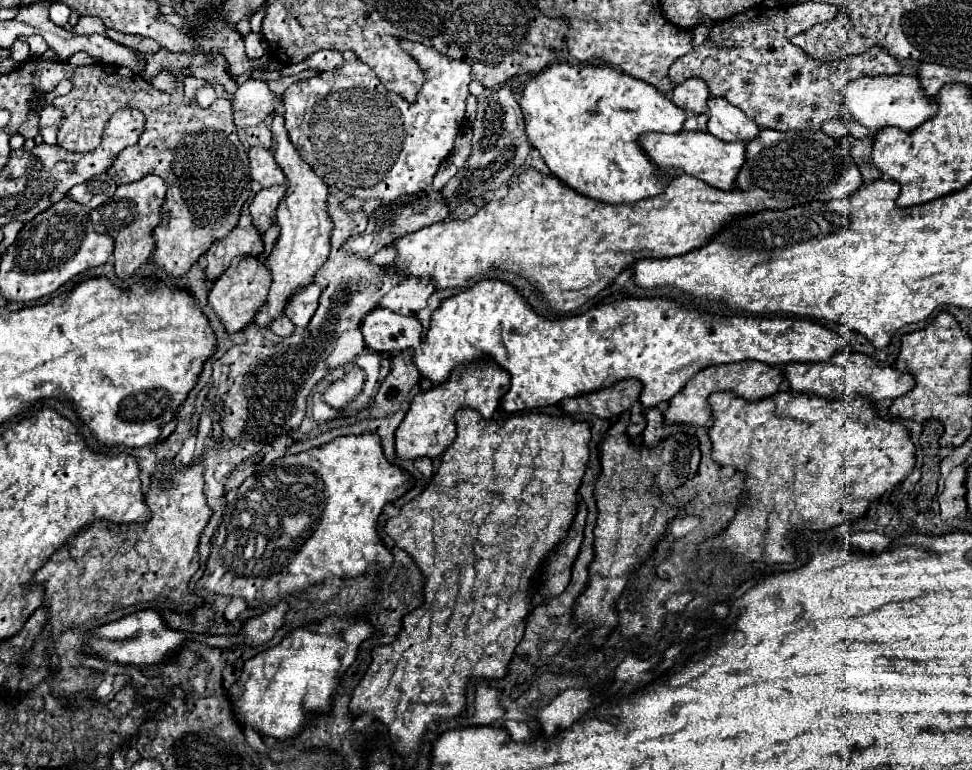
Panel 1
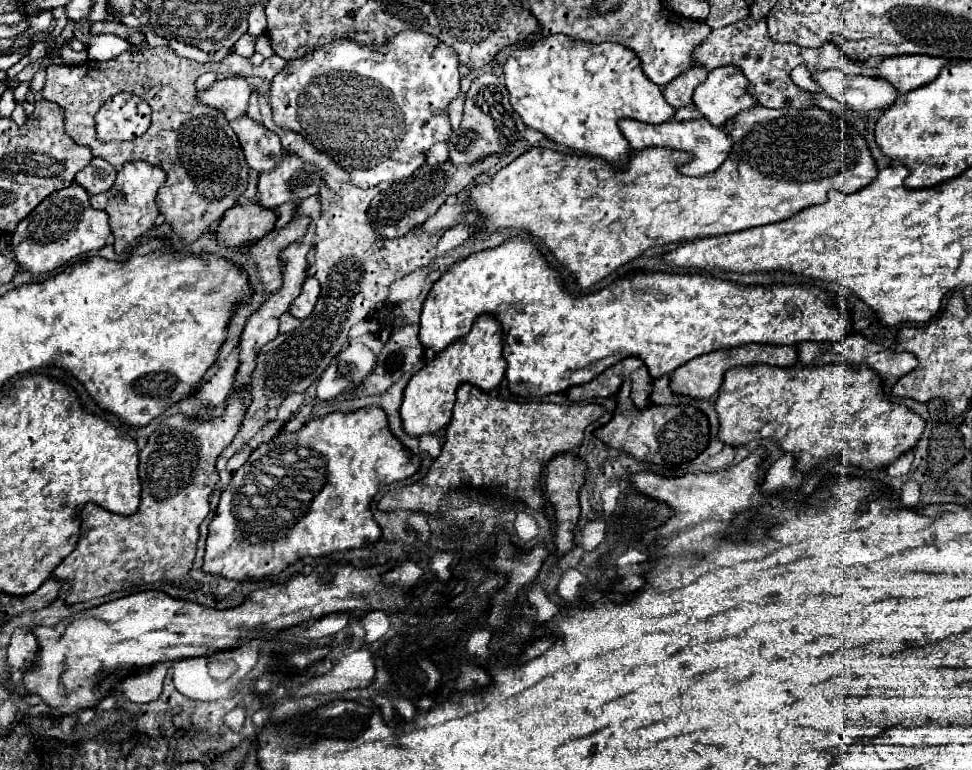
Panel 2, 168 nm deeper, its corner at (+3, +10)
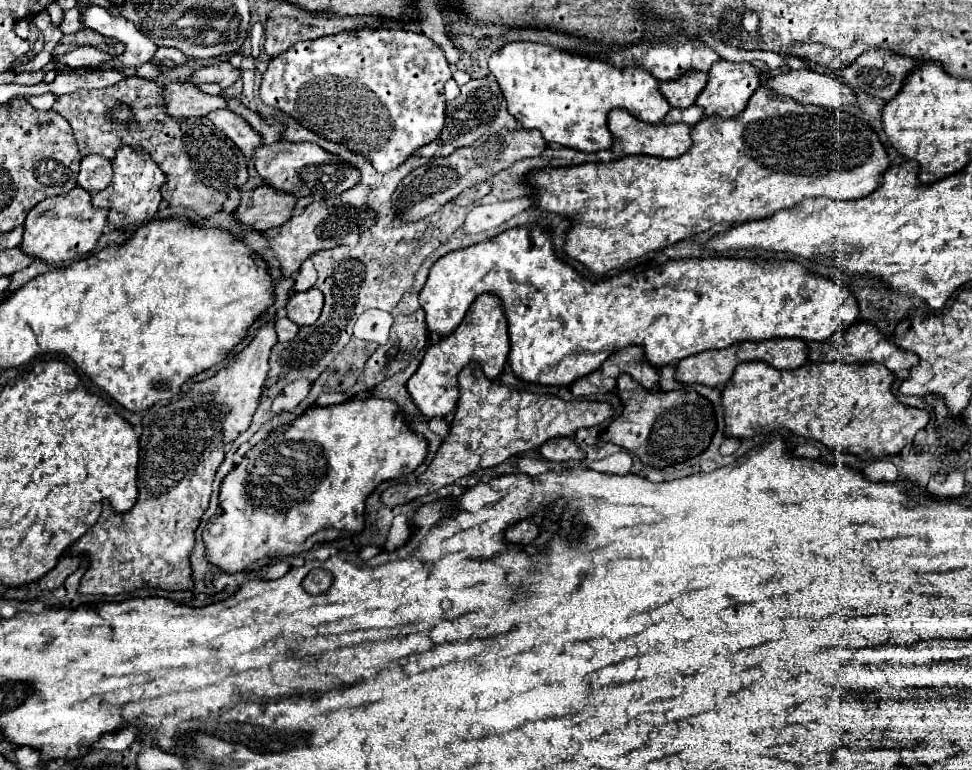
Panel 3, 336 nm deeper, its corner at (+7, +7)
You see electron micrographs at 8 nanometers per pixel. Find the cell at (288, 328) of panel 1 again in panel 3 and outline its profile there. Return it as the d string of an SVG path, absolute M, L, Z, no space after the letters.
M280 317L280 319L274 321L274 329L276 329L278 341L284 343L284 341L292 341L298 335L300 327L294 321L290 321L288 317Z

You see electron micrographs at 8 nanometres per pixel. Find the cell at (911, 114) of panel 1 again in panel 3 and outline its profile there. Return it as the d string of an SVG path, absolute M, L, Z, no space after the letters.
M810 69L788 71L778 77L768 79L768 89L776 97L788 97L802 105L818 105L818 107L840 107L856 103L856 95L852 89L838 81L838 77L822 75Z

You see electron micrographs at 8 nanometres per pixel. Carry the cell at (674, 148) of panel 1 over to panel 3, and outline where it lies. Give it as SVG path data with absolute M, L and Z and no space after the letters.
M616 107L608 113L608 129L614 137L614 143L610 147L612 159L622 159L628 155L650 155L650 157L660 157L660 159L674 159L692 147L688 125L684 125L684 123L648 125L620 107Z

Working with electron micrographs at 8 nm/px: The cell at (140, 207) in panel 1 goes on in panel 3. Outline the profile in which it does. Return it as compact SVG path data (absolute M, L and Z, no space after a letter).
M120 145L110 163L114 167L112 183L104 191L98 191L92 197L92 205L94 207L110 207L108 223L112 223L114 227L126 227L126 225L132 225L132 223L150 221L154 217L154 213L158 211L160 201L162 201L160 187L168 181L166 175L152 161L148 151L134 149L130 145Z

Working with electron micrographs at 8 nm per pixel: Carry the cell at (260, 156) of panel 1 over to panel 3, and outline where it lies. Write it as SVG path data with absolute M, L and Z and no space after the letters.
M216 109L216 111L210 111L210 115L206 117L216 127L220 127L244 151L248 159L252 159L252 151L262 145L260 135L240 115L232 113L230 109Z

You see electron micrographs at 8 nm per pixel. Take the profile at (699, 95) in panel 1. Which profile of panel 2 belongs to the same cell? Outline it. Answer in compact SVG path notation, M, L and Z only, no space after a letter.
M692 66L688 68L686 74L682 74L680 78L672 80L670 84L664 86L664 96L666 96L666 102L674 108L682 108L682 106L690 106L692 104L692 94L694 94L694 88L698 84L702 84L708 76L708 70L702 68L702 66Z

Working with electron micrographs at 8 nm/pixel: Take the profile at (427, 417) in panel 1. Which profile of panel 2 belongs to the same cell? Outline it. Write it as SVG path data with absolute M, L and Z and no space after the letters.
M480 316L472 330L450 344L434 360L430 360L420 372L416 372L406 390L400 406L402 428L408 436L420 438L424 434L438 434L448 426L452 418L452 406L456 400L456 388L460 384L474 384L482 392L496 388L506 372L506 360L502 356L502 330L492 316Z

